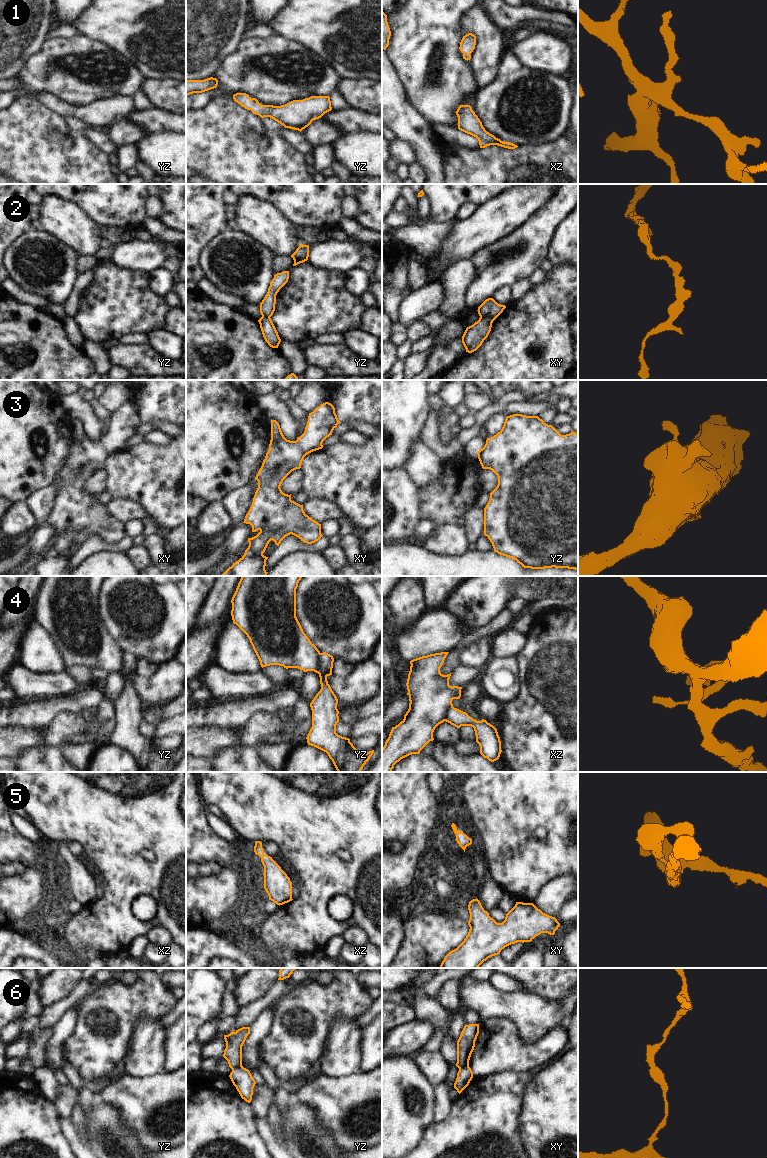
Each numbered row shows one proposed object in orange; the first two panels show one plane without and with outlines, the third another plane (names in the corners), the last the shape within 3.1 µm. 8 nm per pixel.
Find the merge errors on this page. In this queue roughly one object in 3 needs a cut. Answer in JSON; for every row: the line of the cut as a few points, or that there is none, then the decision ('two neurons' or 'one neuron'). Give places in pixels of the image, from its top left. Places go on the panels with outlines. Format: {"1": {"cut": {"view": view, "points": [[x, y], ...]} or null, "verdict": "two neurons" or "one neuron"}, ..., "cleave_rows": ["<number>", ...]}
{"1": {"cut": null, "verdict": "one neuron"}, "2": {"cut": {"view": "xy", "points": [[480, 316], [489, 316], [494, 319]]}, "verdict": "two neurons"}, "3": {"cut": null, "verdict": "one neuron"}, "4": {"cut": {"view": "yz", "points": [[320, 653], [319, 670], [323, 673], [331, 672]]}, "verdict": "two neurons"}, "5": {"cut": null, "verdict": "one neuron"}, "6": {"cut": {"view": "yz", "points": [[241, 1065], [232, 1069]]}, "verdict": "two neurons"}, "cleave_rows": ["2", "4", "6"]}

